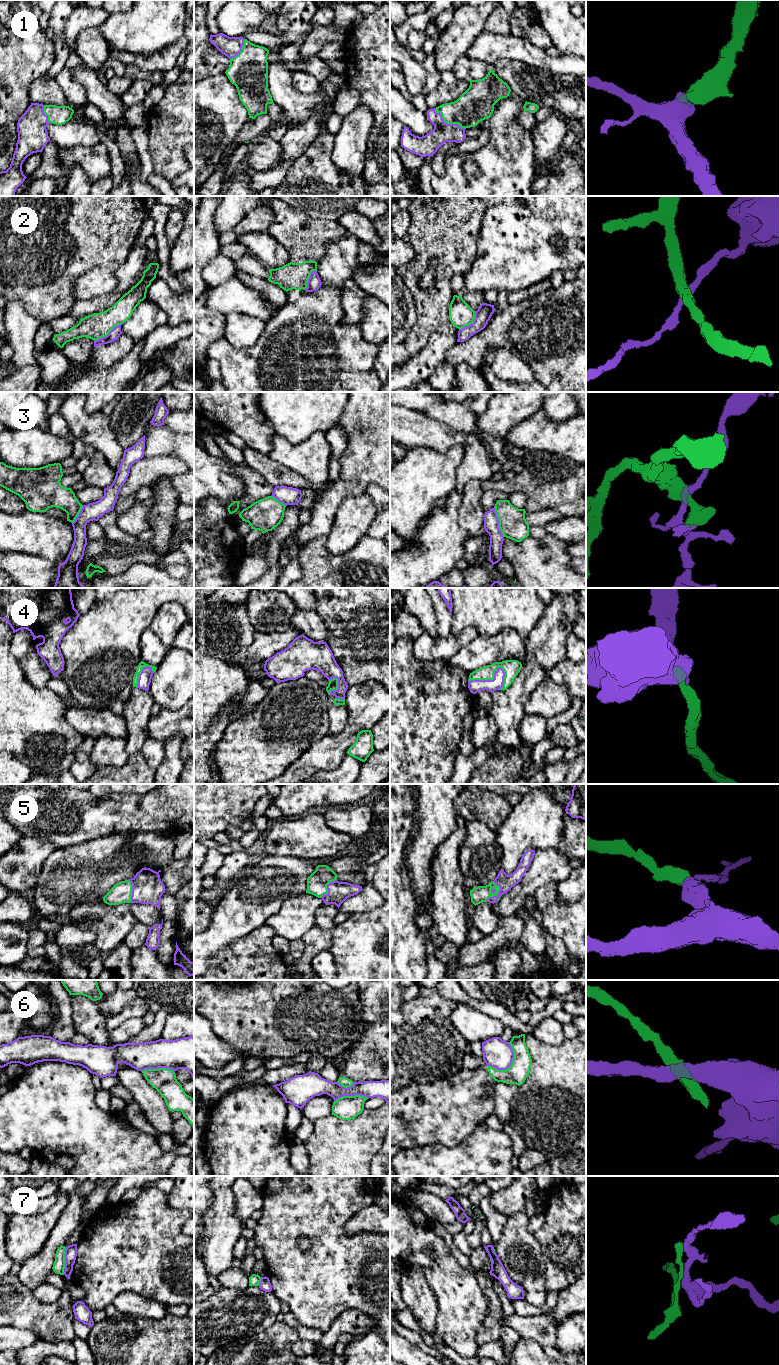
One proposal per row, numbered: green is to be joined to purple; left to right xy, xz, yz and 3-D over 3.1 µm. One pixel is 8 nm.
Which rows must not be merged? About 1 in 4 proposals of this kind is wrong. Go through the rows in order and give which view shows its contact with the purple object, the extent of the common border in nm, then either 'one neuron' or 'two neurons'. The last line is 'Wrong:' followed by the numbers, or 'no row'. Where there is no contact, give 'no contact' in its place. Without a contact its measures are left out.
1: contact in yz; length 300 nm; one neuron
2: contact in xy; length 260 nm; two neurons
3: contact in yz; length 260 nm; two neurons
4: contact in yz; length 320 nm; one neuron
5: contact in yz; length 180 nm; one neuron
6: contact in yz; length 260 nm; two neurons
7: contact in xy; length 220 nm; two neurons
Wrong: 2, 3, 6, 7

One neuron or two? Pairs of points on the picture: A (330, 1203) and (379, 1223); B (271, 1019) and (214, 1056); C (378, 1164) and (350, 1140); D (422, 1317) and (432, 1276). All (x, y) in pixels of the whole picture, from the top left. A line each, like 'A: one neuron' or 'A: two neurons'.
A: two neurons
B: two neurons
C: two neurons
D: two neurons

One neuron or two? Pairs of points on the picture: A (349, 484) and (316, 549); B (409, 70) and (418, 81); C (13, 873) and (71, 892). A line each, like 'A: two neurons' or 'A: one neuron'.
A: two neurons
B: one neuron
C: two neurons

